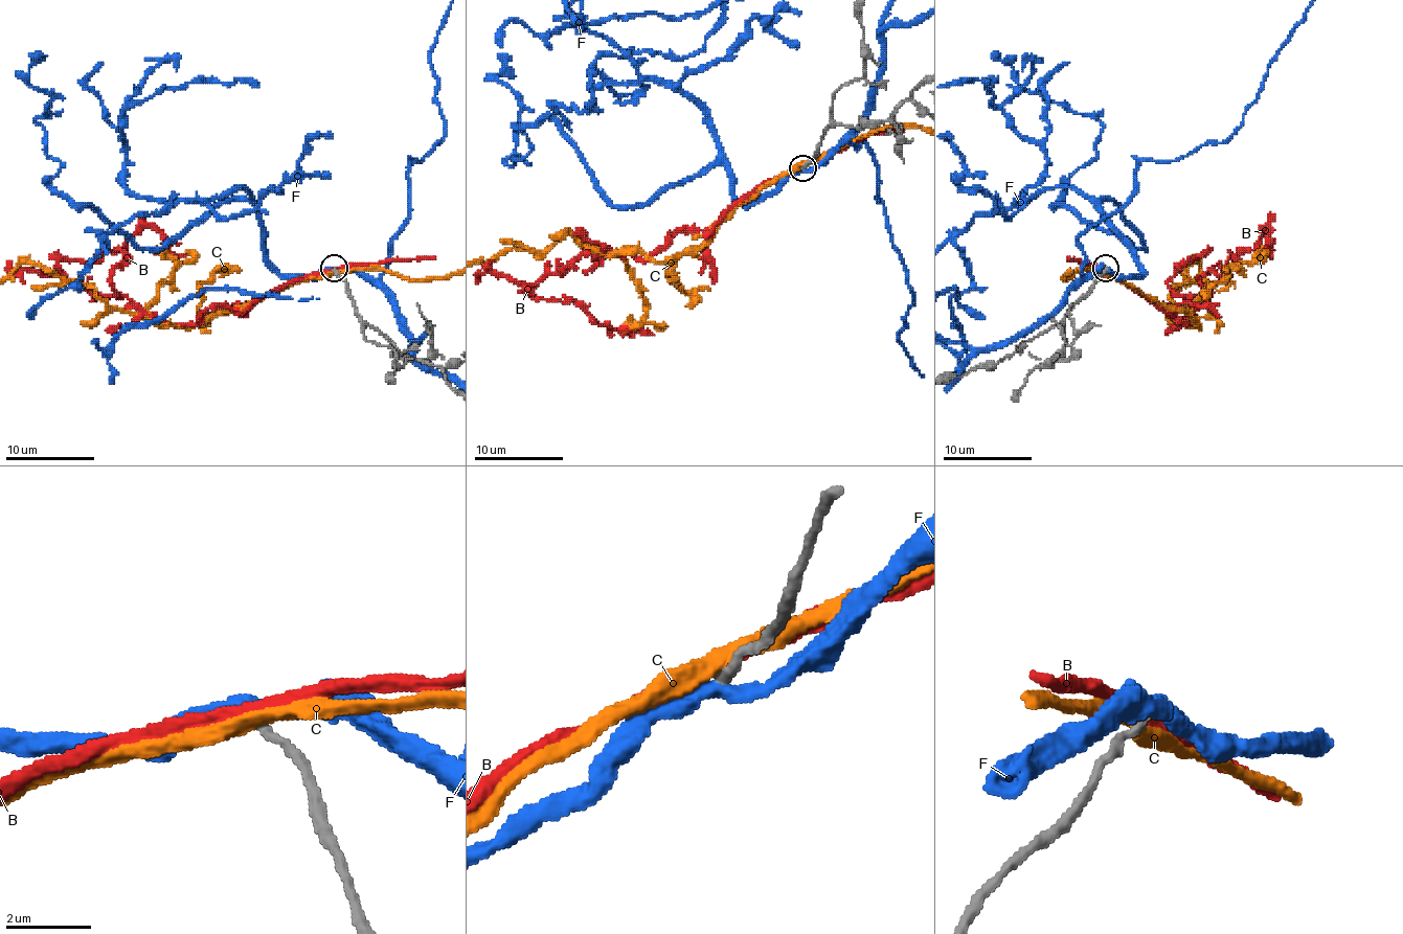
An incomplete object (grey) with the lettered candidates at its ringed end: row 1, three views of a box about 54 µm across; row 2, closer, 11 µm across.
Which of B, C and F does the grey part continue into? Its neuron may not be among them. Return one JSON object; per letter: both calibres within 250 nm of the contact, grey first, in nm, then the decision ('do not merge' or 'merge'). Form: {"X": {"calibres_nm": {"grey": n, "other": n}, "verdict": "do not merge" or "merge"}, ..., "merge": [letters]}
{"B": {"calibres_nm": {"grey": 280, "other": 300}, "verdict": "do not merge"}, "C": {"calibres_nm": {"grey": 300, "other": 340}, "verdict": "do not merge"}, "F": {"calibres_nm": {"grey": 260, "other": 400}, "verdict": "do not merge"}, "merge": []}

